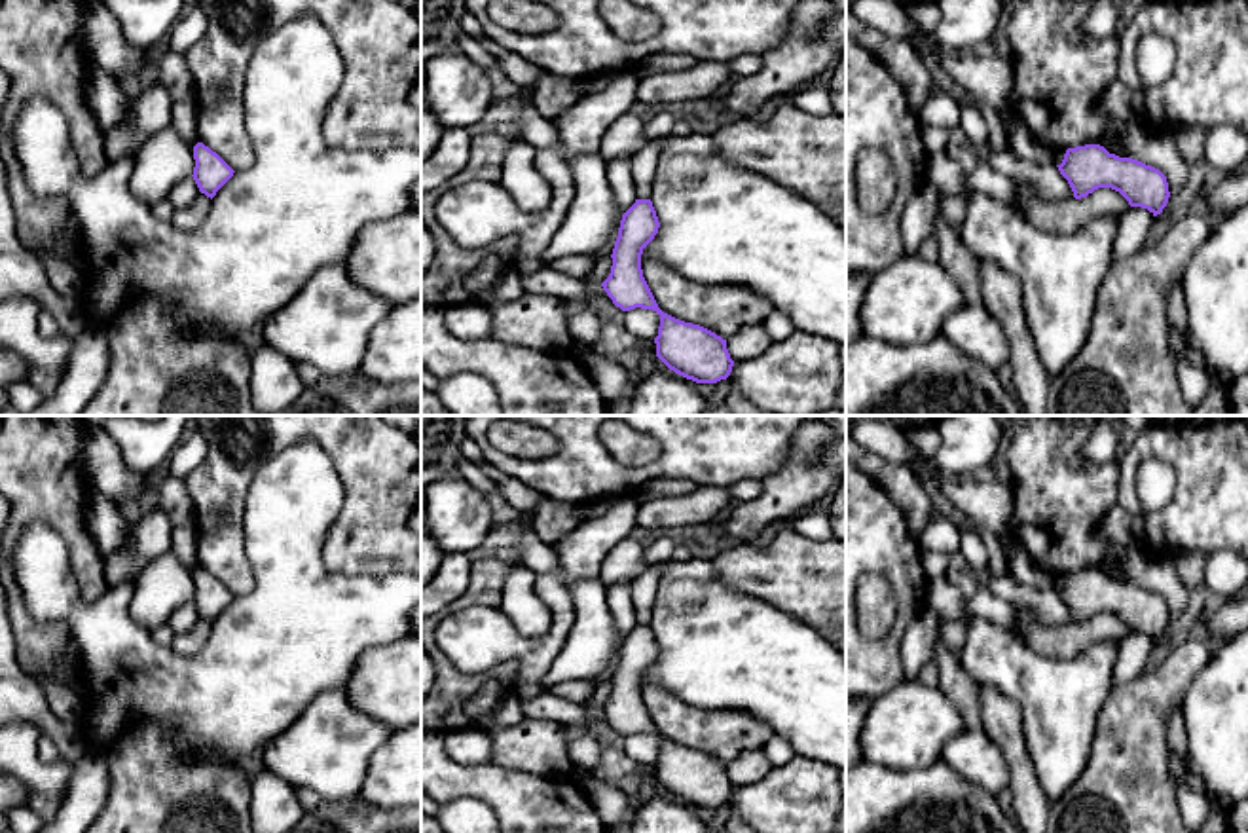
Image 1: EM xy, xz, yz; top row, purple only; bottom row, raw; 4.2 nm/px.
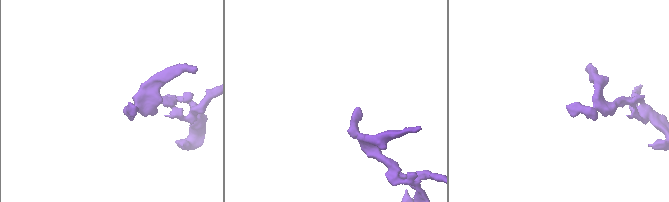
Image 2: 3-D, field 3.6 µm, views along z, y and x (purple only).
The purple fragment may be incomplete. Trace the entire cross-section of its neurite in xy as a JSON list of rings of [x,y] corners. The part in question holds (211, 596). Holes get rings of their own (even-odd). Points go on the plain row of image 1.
[[[203,567],[193,571],[193,584],[195,592],[192,602],[199,617],[212,624],[235,596]]]

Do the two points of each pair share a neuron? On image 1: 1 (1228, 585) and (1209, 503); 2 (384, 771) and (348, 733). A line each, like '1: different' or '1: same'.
1: different
2: different

